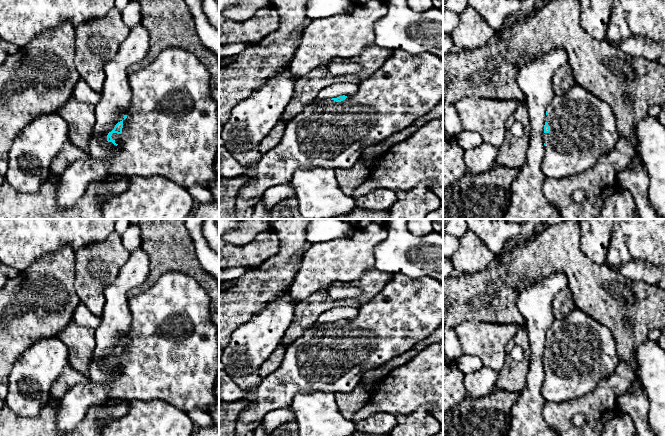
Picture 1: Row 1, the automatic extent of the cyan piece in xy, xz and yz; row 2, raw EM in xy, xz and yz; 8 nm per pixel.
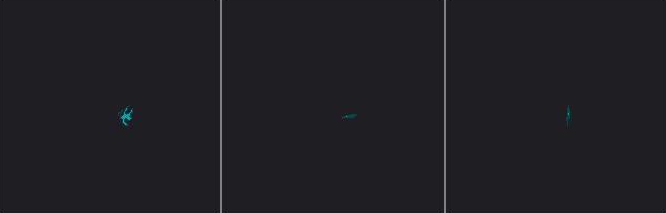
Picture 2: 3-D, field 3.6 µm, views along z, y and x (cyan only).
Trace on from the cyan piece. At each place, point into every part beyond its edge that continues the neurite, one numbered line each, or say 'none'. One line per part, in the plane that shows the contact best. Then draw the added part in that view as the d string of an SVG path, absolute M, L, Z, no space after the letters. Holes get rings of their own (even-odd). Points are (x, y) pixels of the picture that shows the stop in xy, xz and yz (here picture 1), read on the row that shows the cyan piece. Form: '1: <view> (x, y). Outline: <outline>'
1: xy (172, 130). Outline: M168 47L150 64L130 71L128 82L132 97L127 122L121 134L113 133L111 136L120 149L111 158L97 160L88 156L85 160L72 162L61 175L56 190L58 207L73 207L89 183L110 176L160 176L186 189L196 184L209 188L215 182L215 161L219 156L219 105L211 94L210 73L202 62L189 51Z

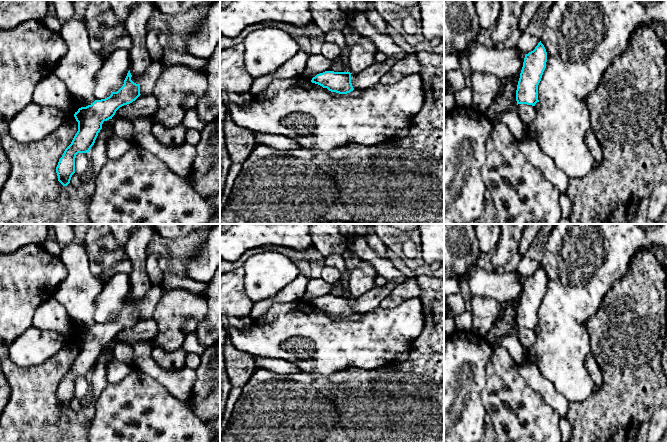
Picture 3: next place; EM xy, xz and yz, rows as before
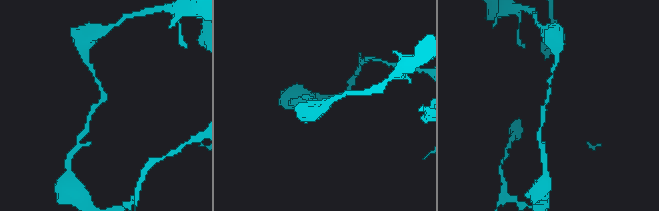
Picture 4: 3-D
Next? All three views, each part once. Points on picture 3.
none

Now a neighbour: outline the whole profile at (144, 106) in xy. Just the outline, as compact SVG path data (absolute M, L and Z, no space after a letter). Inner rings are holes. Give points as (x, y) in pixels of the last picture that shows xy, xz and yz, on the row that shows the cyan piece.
M153 94L140 95L132 103L120 107L112 117L112 121L115 118L126 118L133 122L138 117L152 117L156 114L157 109L158 102Z

